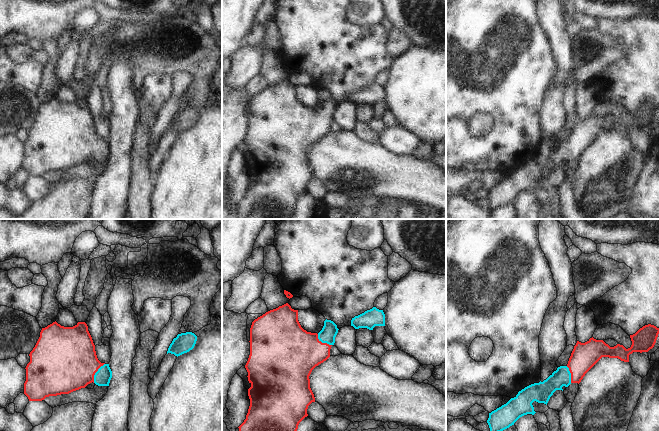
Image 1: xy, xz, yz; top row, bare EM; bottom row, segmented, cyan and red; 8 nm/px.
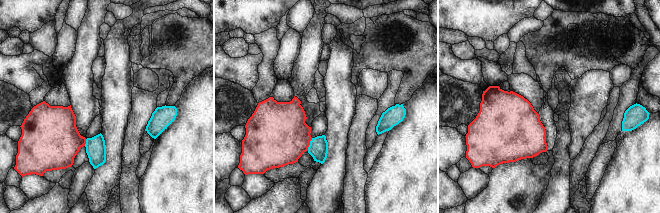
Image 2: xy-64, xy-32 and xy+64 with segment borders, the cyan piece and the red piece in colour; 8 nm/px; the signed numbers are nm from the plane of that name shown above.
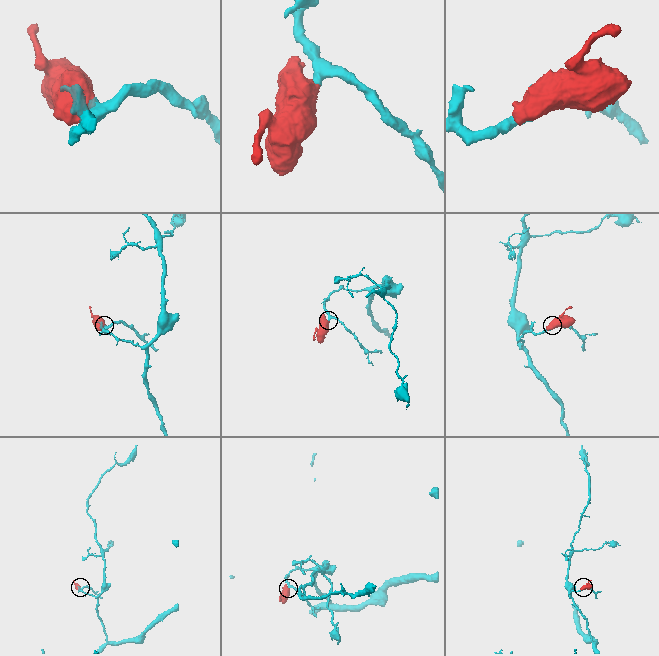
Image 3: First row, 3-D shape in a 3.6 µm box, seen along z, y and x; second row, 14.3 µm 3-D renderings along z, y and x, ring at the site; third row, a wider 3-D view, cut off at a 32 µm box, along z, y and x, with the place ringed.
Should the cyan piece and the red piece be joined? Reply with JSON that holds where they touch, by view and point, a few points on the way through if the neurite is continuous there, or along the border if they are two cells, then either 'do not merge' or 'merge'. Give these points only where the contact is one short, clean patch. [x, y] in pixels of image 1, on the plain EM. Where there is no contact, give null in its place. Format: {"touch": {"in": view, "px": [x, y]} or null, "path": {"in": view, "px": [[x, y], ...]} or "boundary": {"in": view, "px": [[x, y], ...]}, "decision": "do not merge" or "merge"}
{"touch": {"in": "xy", "px": [95, 149]}, "path": {"in": "xy", "px": [[102, 153], [95, 149], [67, 137]]}, "decision": "merge"}

